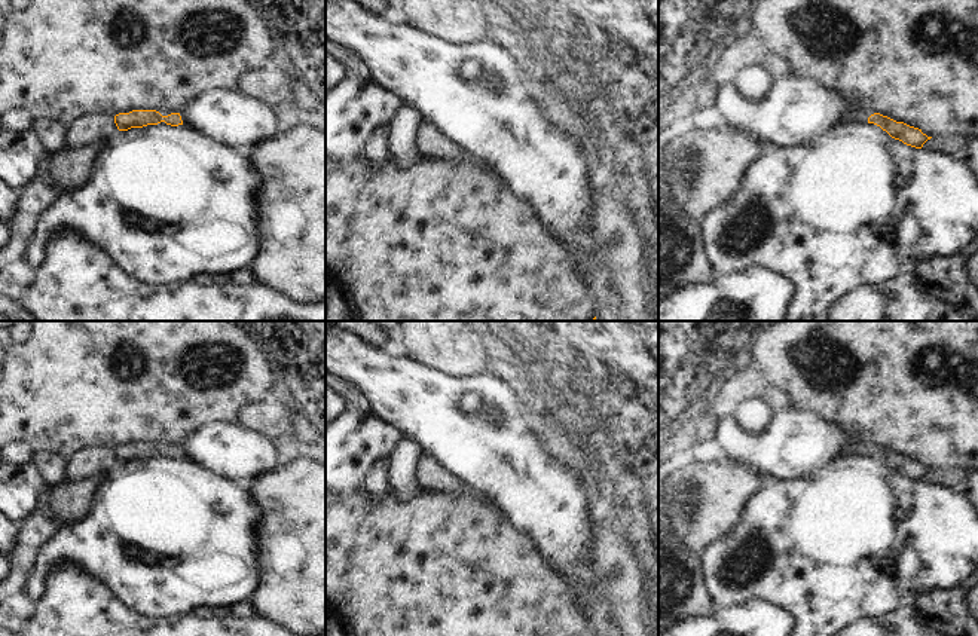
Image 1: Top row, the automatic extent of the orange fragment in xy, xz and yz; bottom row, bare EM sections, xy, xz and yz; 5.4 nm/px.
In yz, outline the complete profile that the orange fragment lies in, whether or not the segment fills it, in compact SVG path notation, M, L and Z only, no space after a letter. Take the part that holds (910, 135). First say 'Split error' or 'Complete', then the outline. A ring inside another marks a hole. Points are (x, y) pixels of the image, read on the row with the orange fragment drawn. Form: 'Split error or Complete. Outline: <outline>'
Split error. Outline: M850 110L843 122L868 122L880 126L883 131L886 131L892 138L902 141L907 146L922 149L923 144L930 140L932 137L927 137L922 132L922 129L910 126L904 122L896 122L887 116L883 116L880 113L868 114L864 110Z

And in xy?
Complete. Outline: M132 110L129 113L119 113L114 116L114 123L119 131L128 131L131 128L143 128L147 125L158 125L165 122L171 126L183 125L180 113L171 113L168 116L162 116L156 110Z

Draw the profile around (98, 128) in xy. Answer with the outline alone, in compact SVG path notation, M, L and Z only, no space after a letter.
M94 113L80 116L67 128L65 149L82 149L86 146L100 147L113 140L119 129L114 123L114 116L106 113Z

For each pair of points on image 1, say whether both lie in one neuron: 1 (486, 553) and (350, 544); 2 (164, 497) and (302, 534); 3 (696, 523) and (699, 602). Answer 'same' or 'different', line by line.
1: same
2: different
3: different

